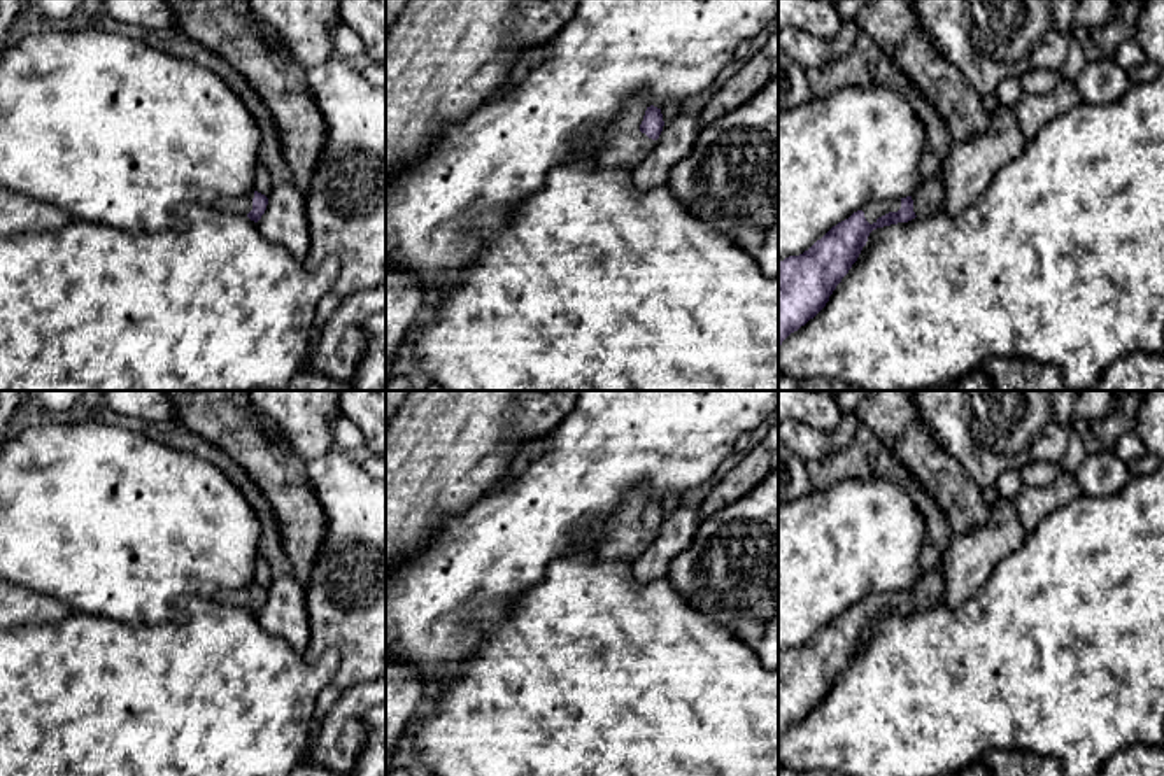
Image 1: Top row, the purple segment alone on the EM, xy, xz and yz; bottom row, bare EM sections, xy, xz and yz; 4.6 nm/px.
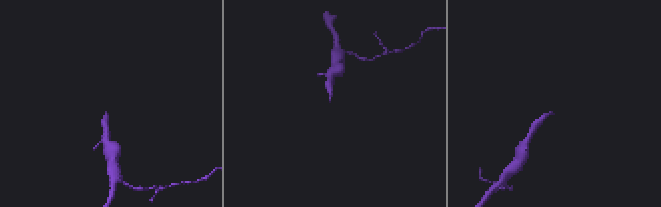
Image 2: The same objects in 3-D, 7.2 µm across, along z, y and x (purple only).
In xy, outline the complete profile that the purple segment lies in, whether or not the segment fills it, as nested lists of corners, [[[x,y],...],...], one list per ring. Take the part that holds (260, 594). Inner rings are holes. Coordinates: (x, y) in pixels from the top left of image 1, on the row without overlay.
[[[252,583],[242,590],[223,590],[212,599],[217,603],[228,603],[235,606],[247,608],[251,613],[258,615],[265,606],[268,590],[258,583]]]

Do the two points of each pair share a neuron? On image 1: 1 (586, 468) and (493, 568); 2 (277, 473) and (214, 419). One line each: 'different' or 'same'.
1: same
2: same

